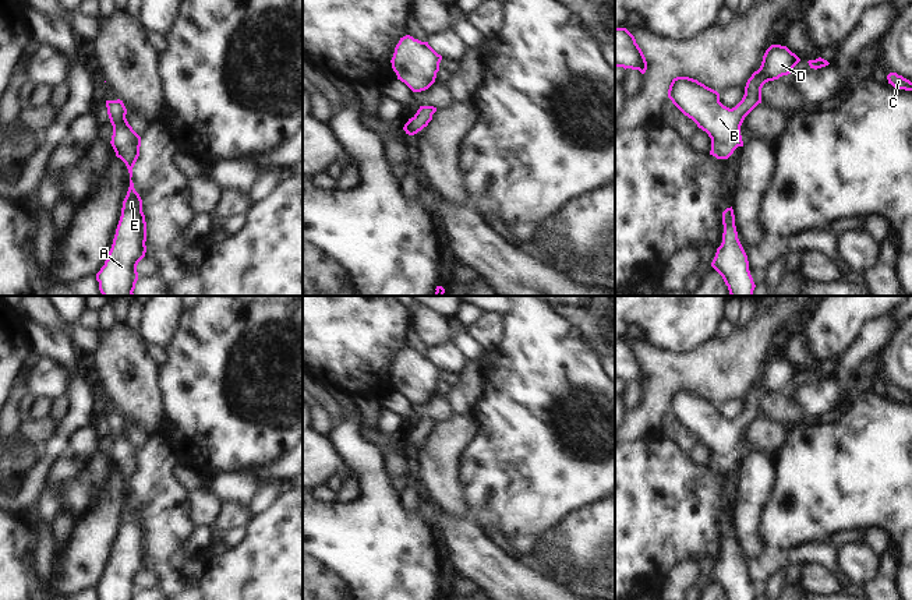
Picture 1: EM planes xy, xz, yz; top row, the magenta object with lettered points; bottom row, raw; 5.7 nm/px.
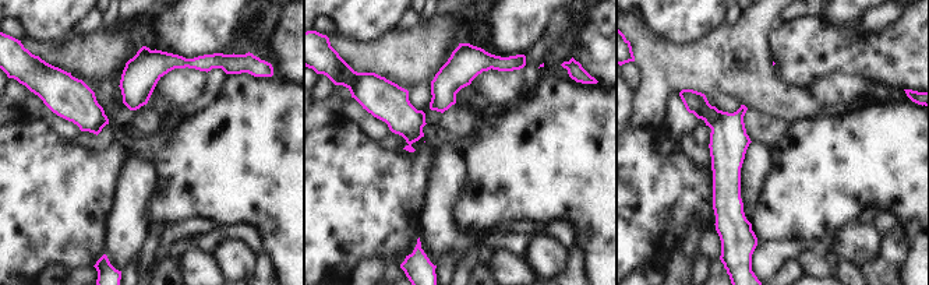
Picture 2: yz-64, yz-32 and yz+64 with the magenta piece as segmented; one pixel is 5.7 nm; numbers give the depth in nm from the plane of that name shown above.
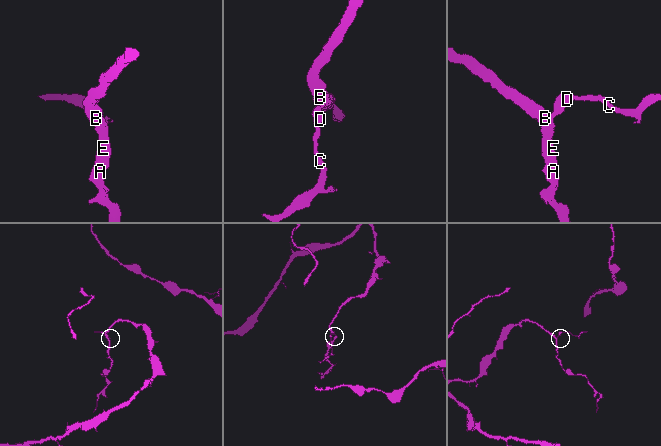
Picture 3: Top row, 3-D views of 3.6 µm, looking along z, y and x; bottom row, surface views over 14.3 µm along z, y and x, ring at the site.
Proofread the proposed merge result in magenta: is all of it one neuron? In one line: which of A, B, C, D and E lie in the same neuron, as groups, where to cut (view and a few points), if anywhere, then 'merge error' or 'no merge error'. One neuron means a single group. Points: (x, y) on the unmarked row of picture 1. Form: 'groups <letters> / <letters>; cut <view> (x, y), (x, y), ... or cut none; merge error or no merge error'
groups A B C D E; cut none; no merge error

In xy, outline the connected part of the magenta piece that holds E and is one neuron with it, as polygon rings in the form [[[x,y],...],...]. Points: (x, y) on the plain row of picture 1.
[[[106,413],[113,438],[112,459],[130,486],[130,500],[123,513],[121,529],[107,572],[96,586],[99,600],[135,600],[137,578],[146,565],[146,534],[142,512],[134,501],[132,480],[139,469],[141,449],[128,437],[123,413]]]

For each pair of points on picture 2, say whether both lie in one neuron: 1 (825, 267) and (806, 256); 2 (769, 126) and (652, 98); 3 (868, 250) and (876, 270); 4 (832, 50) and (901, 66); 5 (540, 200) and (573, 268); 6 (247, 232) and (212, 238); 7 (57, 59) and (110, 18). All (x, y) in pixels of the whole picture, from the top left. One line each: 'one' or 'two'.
1: one
2: two
3: two
4: one
5: two
6: one
7: two

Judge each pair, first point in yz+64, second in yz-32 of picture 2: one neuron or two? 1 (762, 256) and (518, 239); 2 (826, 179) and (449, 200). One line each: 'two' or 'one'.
1: one
2: two

